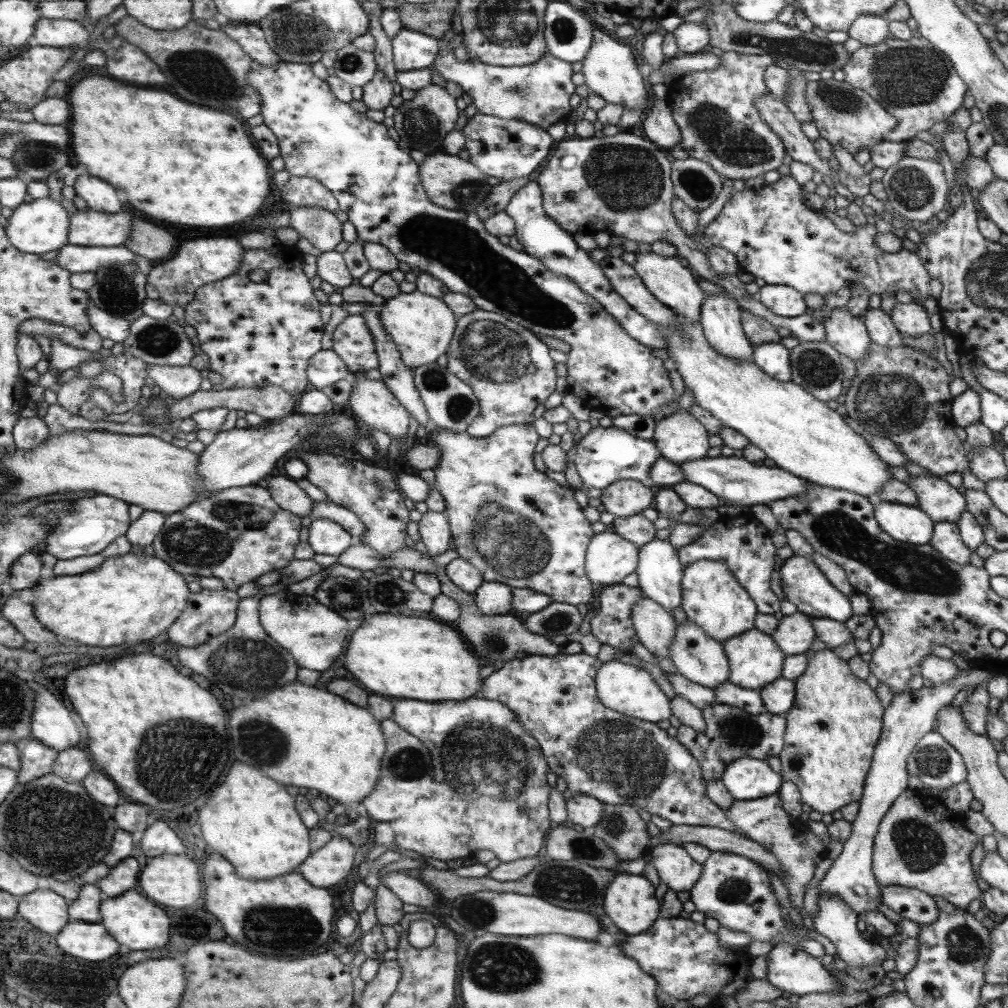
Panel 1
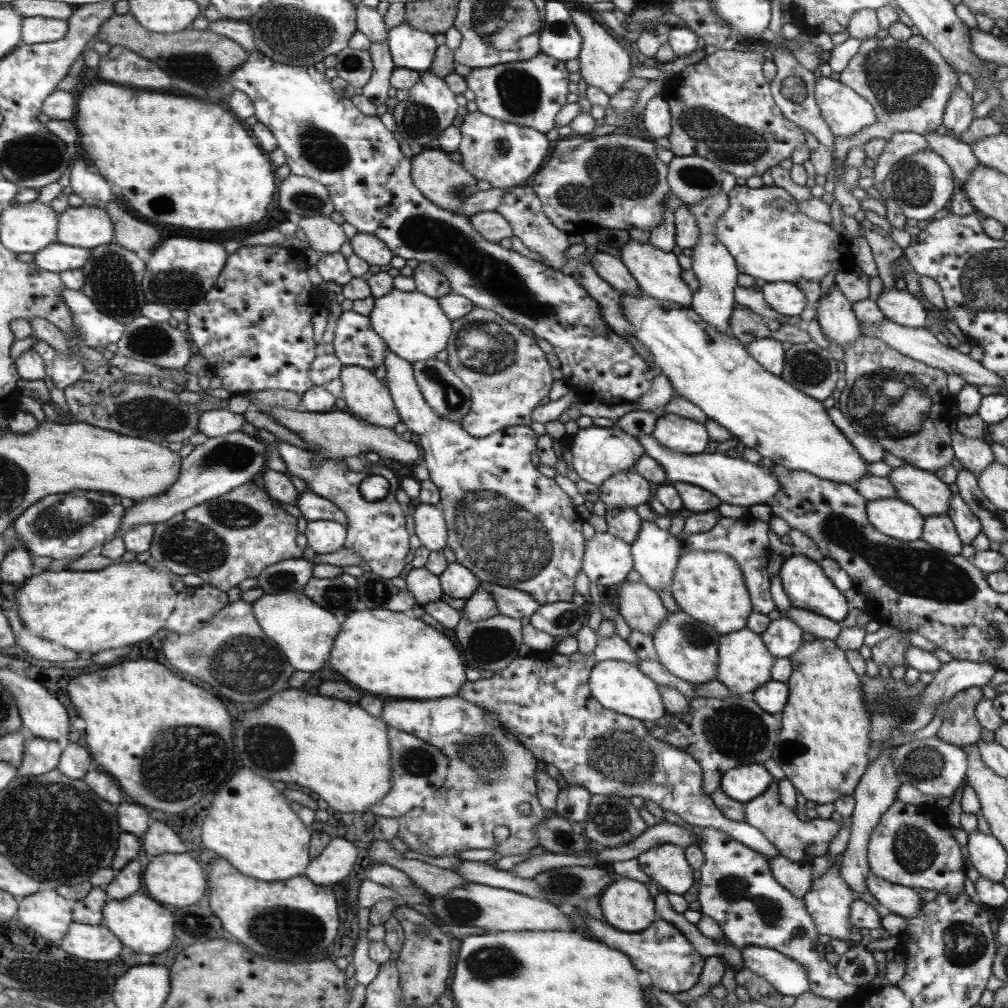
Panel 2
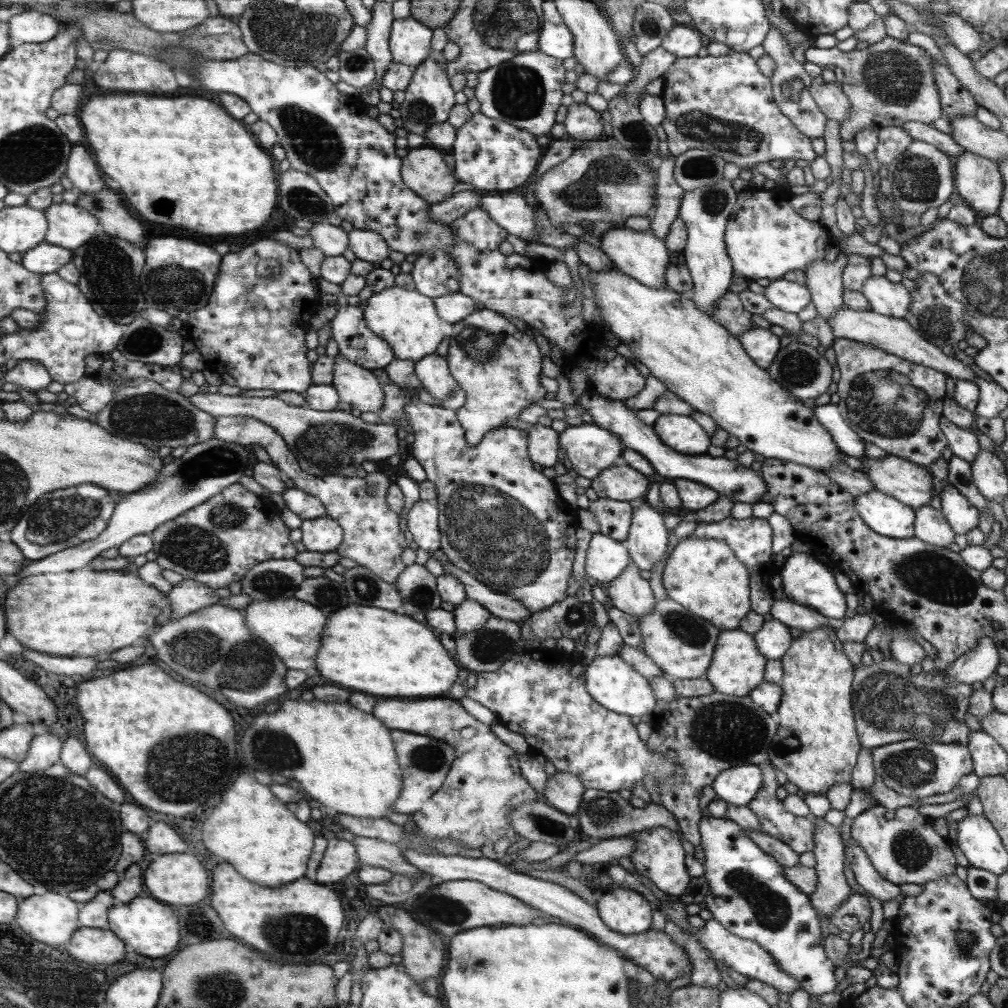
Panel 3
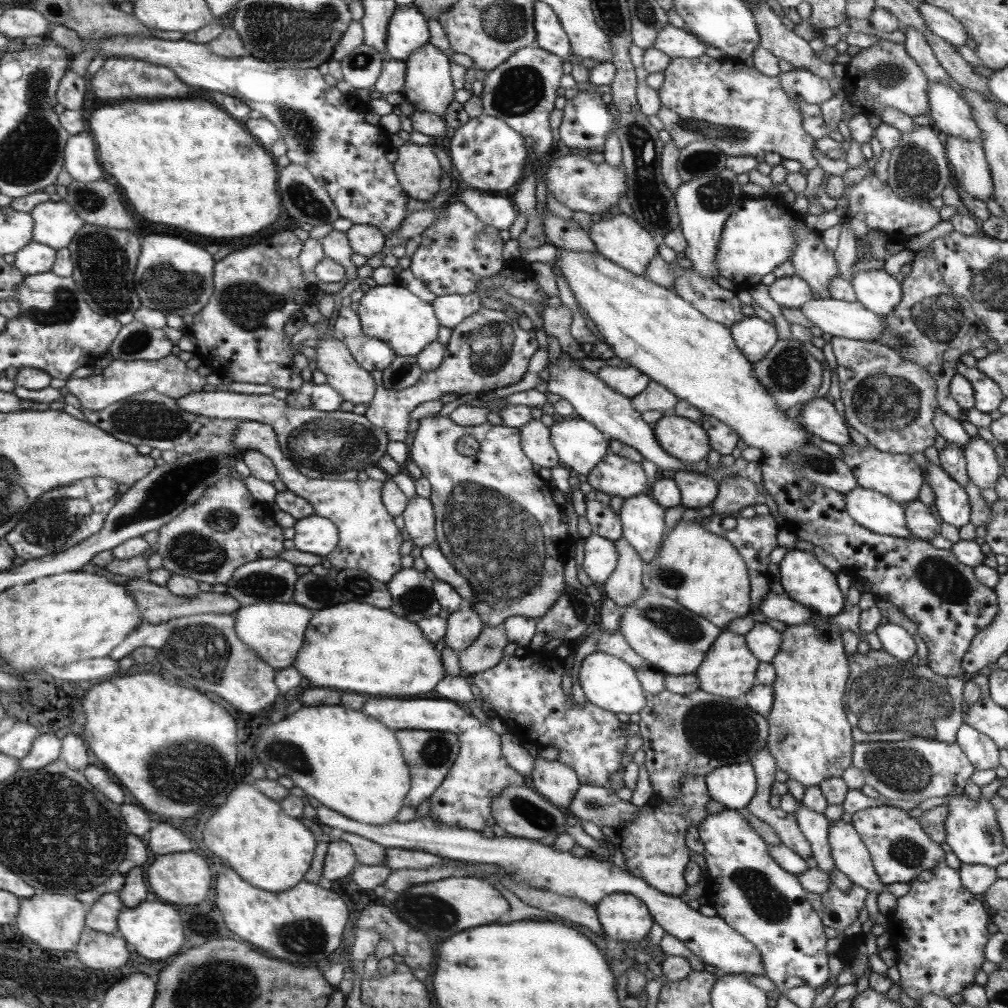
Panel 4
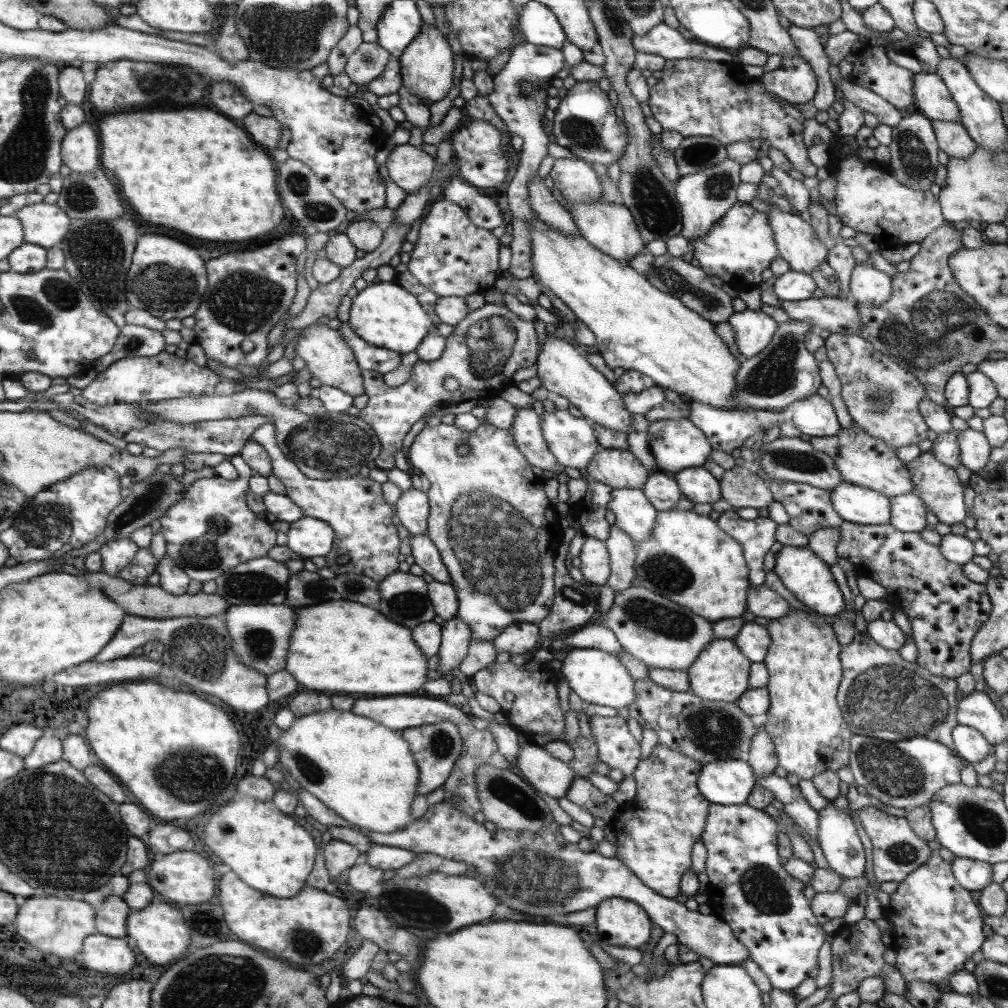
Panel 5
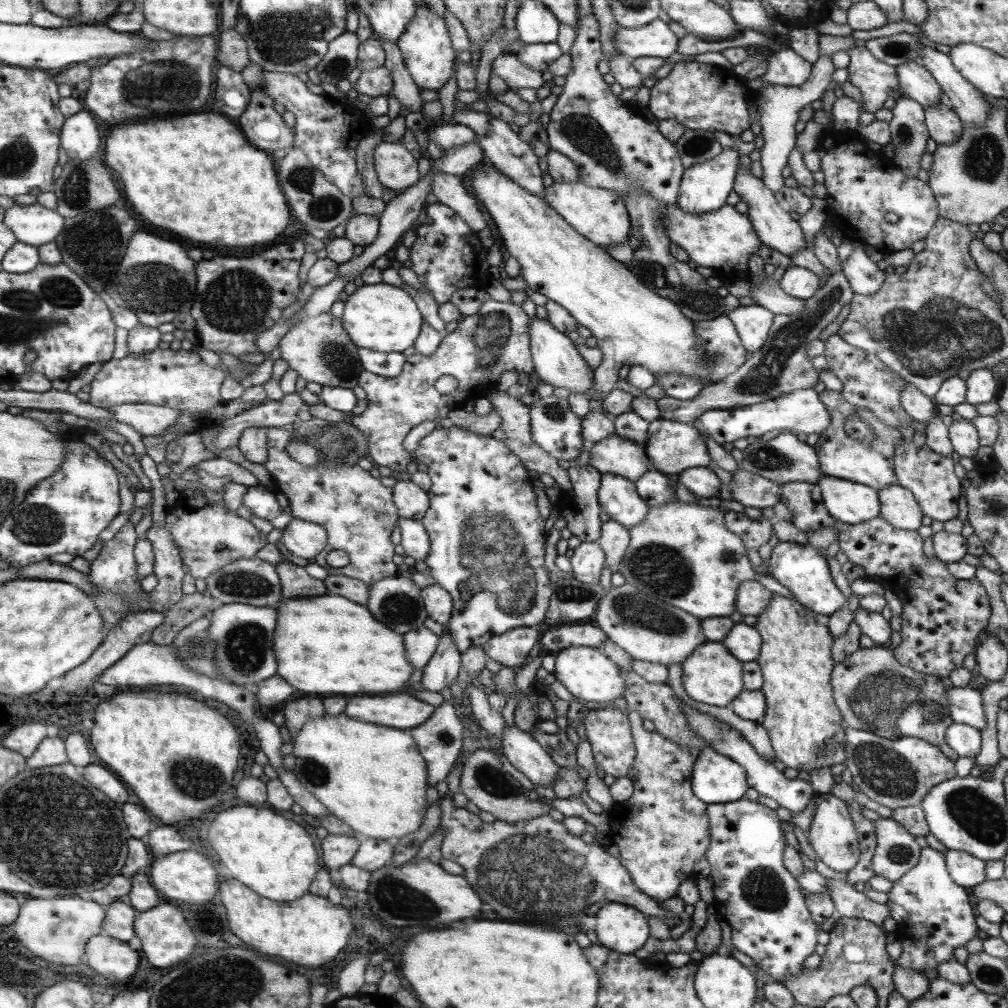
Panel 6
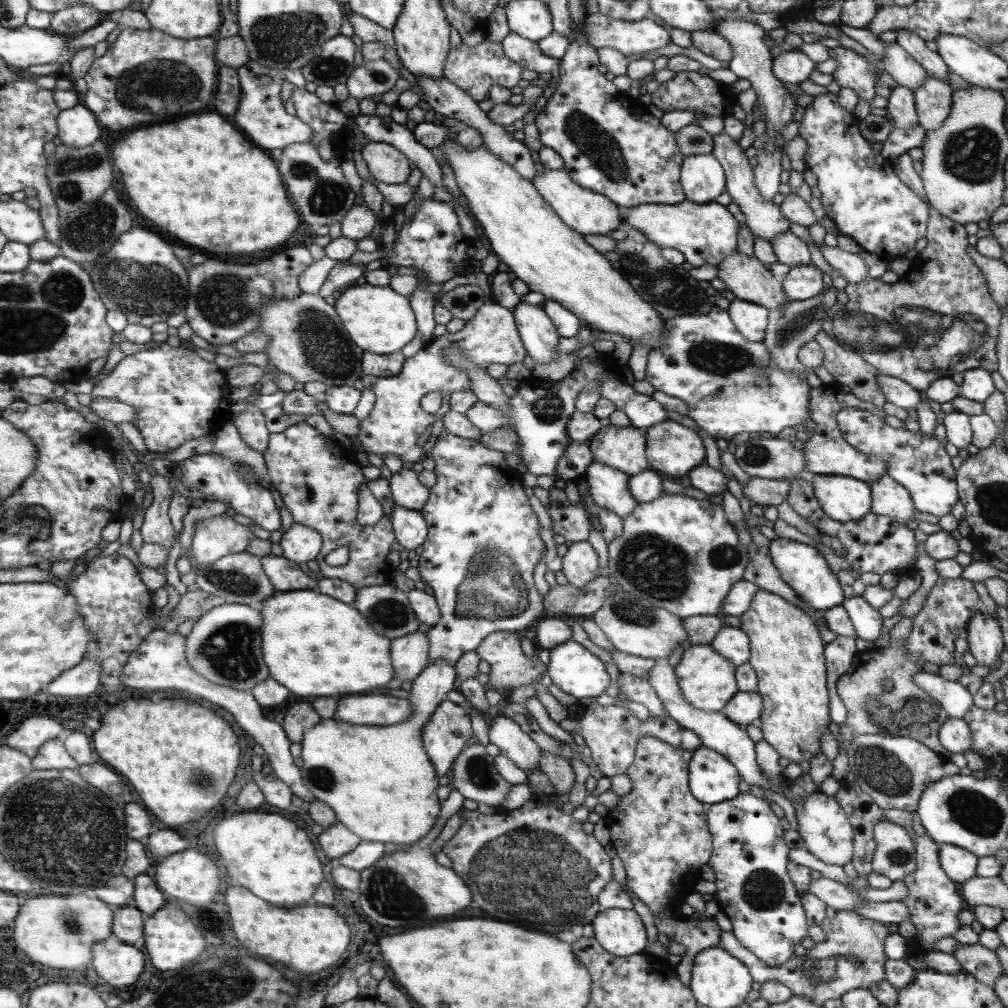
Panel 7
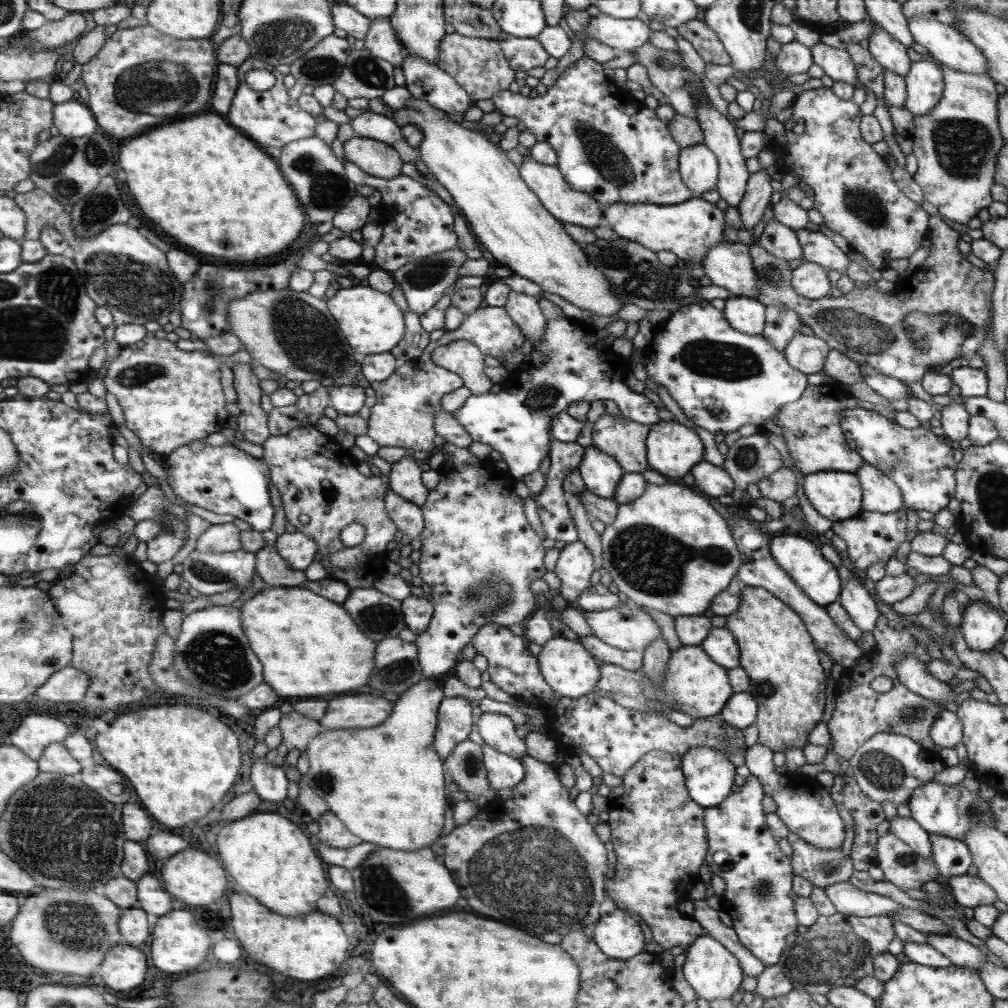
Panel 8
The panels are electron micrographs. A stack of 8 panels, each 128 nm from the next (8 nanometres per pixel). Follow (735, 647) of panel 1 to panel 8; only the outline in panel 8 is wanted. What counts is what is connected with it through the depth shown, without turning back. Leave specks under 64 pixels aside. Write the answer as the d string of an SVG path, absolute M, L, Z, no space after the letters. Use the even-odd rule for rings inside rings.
M681 645L669 658L665 669L665 682L661 684L663 695L658 702L664 707L697 719L720 715L733 692L728 680L728 670L721 668L703 648Z

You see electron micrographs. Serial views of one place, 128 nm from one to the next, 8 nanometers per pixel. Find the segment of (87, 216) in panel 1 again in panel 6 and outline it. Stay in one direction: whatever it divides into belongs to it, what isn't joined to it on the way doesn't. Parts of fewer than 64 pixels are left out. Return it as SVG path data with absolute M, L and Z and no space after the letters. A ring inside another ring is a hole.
M15 203L6 210L2 220L16 234L18 242L37 247L56 242L57 236L65 230L66 222L57 210L37 203L32 206Z

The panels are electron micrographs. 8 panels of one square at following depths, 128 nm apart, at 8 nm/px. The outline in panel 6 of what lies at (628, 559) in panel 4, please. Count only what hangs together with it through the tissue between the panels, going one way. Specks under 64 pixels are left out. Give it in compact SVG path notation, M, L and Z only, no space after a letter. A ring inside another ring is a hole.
M608 519L600 524L600 538L597 542L604 551L604 562L613 573L616 572L617 563L629 542L628 529L615 520Z

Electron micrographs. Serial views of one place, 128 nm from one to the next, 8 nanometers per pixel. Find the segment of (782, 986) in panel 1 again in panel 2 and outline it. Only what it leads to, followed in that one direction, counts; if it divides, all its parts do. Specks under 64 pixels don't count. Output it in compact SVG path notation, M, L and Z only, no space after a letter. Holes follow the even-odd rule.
M744 945L740 955L743 969L766 980L782 996L803 995L809 988L804 965L776 949Z

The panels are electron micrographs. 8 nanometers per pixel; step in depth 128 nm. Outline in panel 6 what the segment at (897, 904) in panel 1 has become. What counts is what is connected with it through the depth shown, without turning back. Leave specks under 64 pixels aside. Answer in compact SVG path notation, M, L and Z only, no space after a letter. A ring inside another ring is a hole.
M831 792L817 794L812 797L815 810L813 810L813 820L809 824L807 842L811 845L817 858L835 872L847 872L857 864L860 858L860 849L855 822L852 821L851 812L845 802L835 797Z

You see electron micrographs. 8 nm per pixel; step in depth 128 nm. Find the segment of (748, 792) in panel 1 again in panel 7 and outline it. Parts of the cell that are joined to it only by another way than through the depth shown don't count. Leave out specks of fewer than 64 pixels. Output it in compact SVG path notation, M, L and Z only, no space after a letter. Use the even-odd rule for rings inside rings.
M699 747L688 762L688 788L706 807L737 795L736 767L721 753Z

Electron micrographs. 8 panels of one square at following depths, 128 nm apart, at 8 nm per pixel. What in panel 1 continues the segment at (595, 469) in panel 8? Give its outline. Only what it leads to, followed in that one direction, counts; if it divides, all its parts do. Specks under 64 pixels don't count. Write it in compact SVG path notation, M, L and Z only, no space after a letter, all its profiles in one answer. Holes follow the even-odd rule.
M653 538L639 548L635 574L645 597L657 601L668 612L680 607L683 565L679 550L669 541Z

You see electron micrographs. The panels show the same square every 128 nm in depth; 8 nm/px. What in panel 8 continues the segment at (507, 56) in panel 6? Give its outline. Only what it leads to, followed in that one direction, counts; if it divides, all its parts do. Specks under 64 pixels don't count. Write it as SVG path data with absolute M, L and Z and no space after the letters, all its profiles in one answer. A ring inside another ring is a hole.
M453 32L442 36L436 65L467 93L471 101L489 100L496 92L507 90L513 78L512 67L496 40L467 38Z

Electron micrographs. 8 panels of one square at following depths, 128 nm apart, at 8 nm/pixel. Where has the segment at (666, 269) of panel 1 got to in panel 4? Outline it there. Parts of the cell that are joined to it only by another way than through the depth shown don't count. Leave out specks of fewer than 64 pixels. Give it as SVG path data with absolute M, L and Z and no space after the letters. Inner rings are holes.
M625 214L611 215L610 218L593 218L589 233L589 239L593 242L595 249L603 257L607 257L613 264L620 265L628 272L635 273L636 276L648 274L649 263L657 253L657 244L652 234L645 230L643 226Z

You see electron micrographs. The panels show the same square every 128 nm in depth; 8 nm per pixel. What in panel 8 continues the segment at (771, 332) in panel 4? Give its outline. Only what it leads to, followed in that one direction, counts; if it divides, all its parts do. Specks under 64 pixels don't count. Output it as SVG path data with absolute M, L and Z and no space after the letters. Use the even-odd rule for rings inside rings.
M731 296L725 300L721 311L737 332L757 336L764 331L764 307L753 297Z

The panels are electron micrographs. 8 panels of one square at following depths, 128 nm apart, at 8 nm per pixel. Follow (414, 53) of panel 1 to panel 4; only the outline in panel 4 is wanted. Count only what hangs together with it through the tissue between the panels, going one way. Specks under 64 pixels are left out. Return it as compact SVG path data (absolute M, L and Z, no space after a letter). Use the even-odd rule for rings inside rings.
M412 5L396 6L390 14L385 37L388 58L403 61L428 42L426 18Z

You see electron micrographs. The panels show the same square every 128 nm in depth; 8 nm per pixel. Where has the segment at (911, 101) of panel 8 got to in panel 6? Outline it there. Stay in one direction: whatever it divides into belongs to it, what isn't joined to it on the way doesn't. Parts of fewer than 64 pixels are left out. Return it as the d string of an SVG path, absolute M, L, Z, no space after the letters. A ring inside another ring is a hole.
M941 94L938 103L922 107L928 136L939 144L949 144L962 133L962 122L946 101L945 96Z

